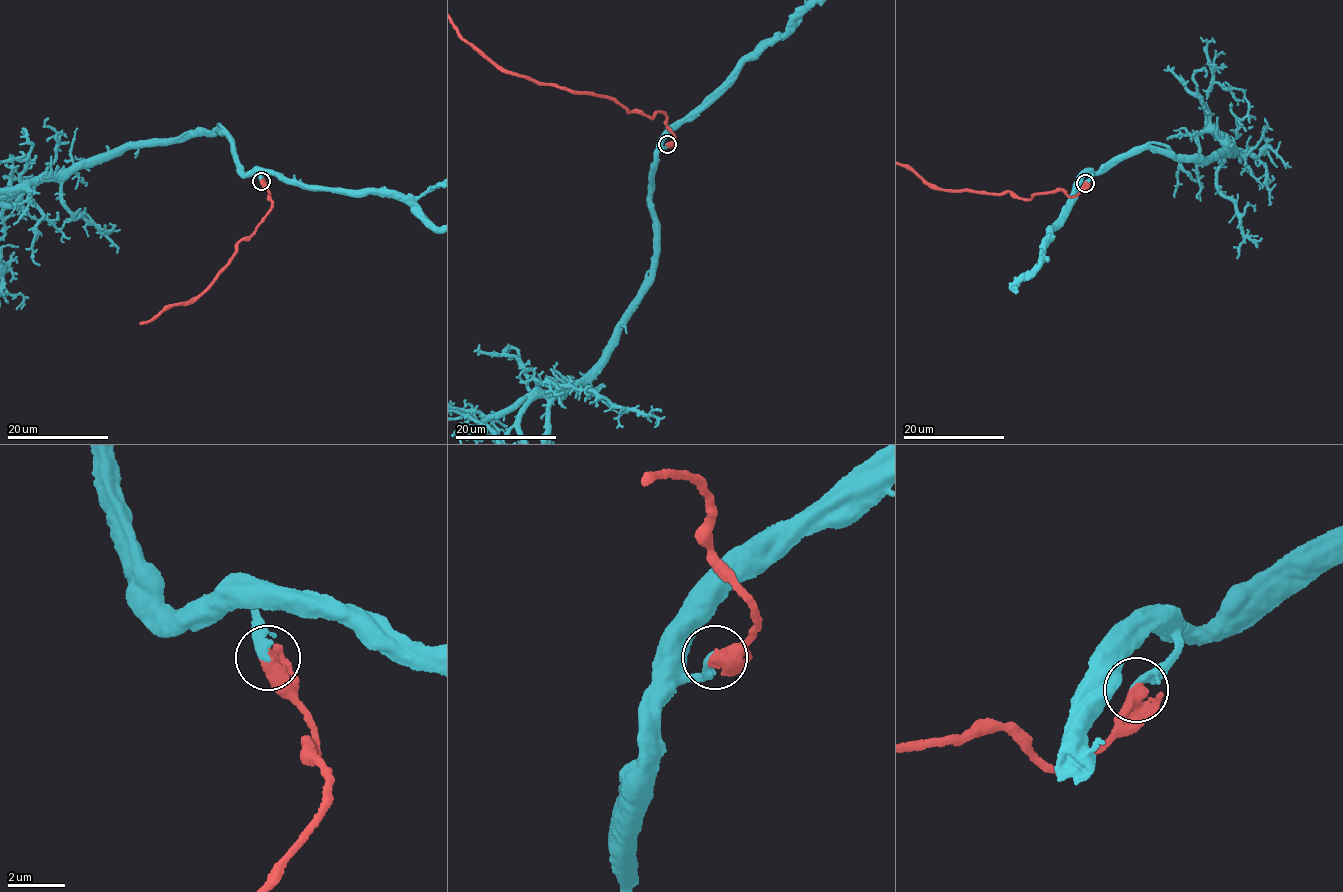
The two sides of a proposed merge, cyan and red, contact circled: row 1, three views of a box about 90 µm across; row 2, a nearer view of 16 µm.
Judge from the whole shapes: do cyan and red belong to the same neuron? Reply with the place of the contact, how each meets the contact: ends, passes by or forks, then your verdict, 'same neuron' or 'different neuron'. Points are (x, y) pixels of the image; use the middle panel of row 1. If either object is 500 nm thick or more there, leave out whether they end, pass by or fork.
(667, 144) | same neuron

